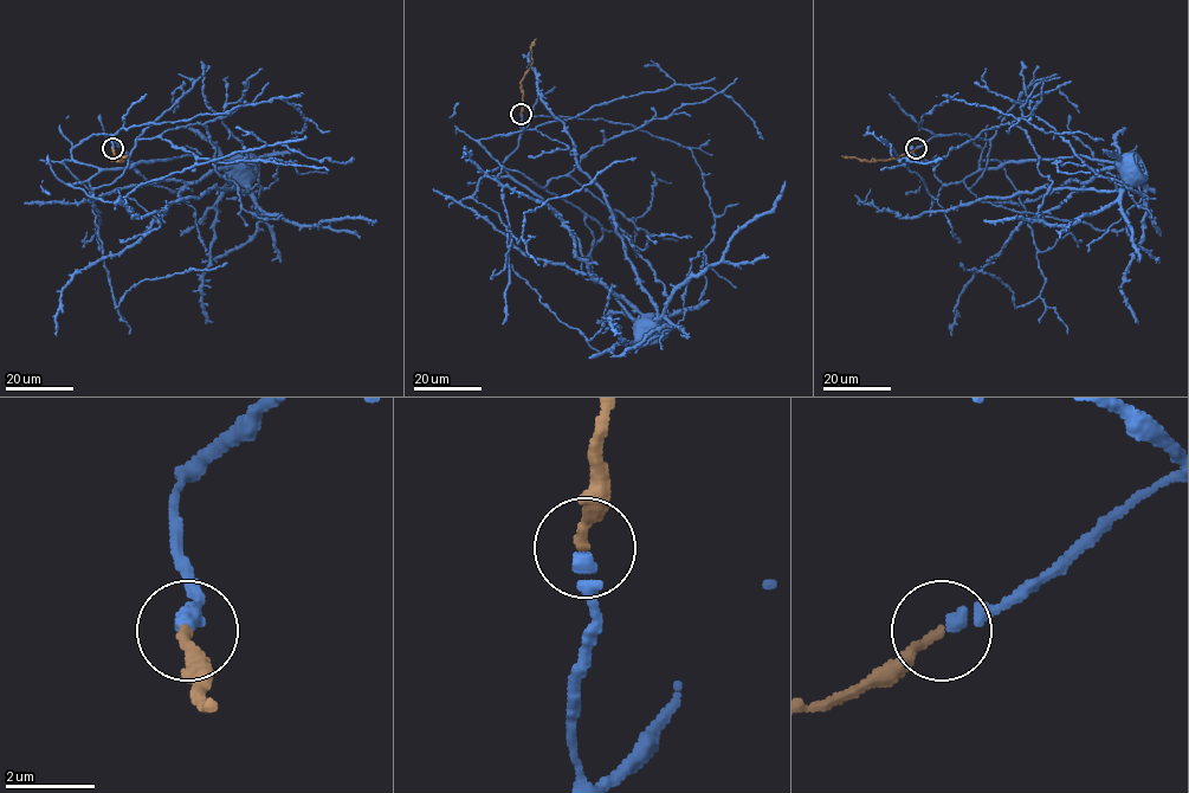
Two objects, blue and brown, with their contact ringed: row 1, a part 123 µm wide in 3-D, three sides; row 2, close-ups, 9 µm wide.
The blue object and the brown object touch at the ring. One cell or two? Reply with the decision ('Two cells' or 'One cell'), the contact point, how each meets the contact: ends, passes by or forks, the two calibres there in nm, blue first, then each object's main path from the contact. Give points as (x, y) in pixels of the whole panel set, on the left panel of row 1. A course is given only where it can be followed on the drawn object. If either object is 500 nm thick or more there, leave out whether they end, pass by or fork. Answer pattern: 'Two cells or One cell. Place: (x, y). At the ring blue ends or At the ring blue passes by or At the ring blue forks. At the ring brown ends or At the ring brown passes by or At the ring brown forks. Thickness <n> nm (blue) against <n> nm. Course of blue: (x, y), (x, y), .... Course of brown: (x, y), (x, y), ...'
One cell. Place: (112, 148). At the ring blue ends. At the ring brown ends. Thickness 320 nm (blue) against 260 nm. Course of blue: (112, 148), (112, 136), (92, 134), (71, 149), (71, 155), (103, 168), (129, 168), (186, 155), (234, 165). Course of brown: (112, 148), (112, 160), (122, 161), (128, 155)

